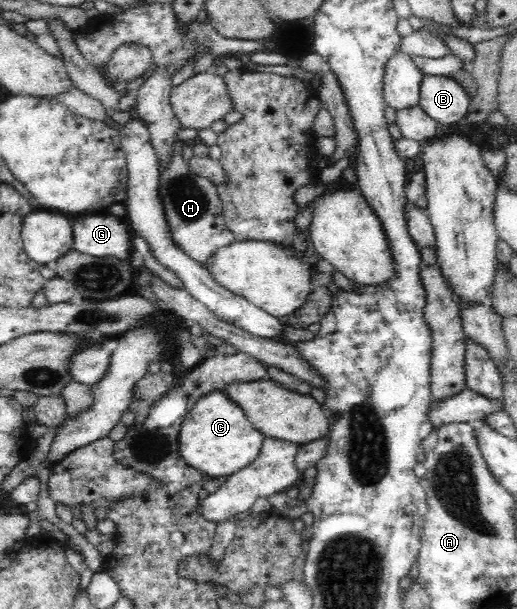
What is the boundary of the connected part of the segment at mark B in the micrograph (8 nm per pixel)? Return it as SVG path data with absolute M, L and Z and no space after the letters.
M423 75L419 106L440 126L452 126L467 118L470 97L454 78Z

